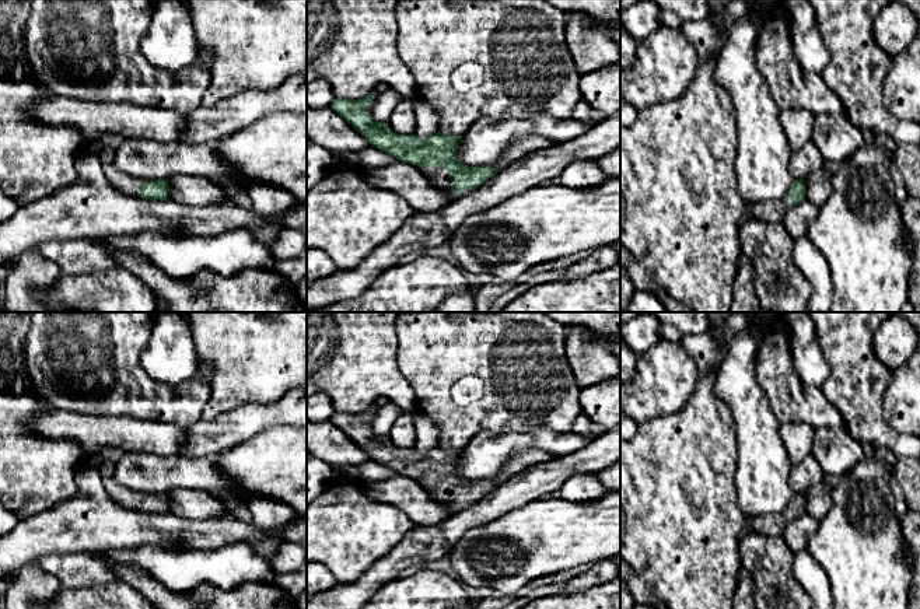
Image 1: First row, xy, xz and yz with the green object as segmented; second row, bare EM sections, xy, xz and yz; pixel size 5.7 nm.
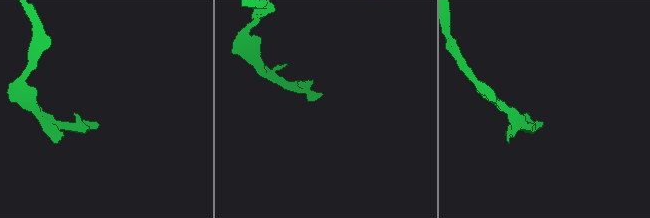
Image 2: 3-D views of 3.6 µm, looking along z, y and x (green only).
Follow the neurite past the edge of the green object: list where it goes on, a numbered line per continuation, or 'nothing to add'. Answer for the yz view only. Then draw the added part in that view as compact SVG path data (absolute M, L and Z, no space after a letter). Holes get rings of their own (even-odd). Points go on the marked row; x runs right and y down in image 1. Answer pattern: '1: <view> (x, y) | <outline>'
1: yz (775, 210) | M786 196L774 200L755 202L749 206L751 216L766 221L780 223L784 220L786 213L793 207L791 200Z

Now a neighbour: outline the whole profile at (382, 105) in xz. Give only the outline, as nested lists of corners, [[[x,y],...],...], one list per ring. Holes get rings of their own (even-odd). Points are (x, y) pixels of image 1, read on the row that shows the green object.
[[[388,90],[382,94],[377,94],[371,102],[371,113],[375,122],[386,122],[389,120],[392,112],[395,111],[396,105],[403,101],[402,97],[395,90]]]

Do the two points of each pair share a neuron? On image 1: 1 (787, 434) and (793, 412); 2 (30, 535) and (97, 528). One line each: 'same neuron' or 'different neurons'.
1: different neurons
2: same neuron

